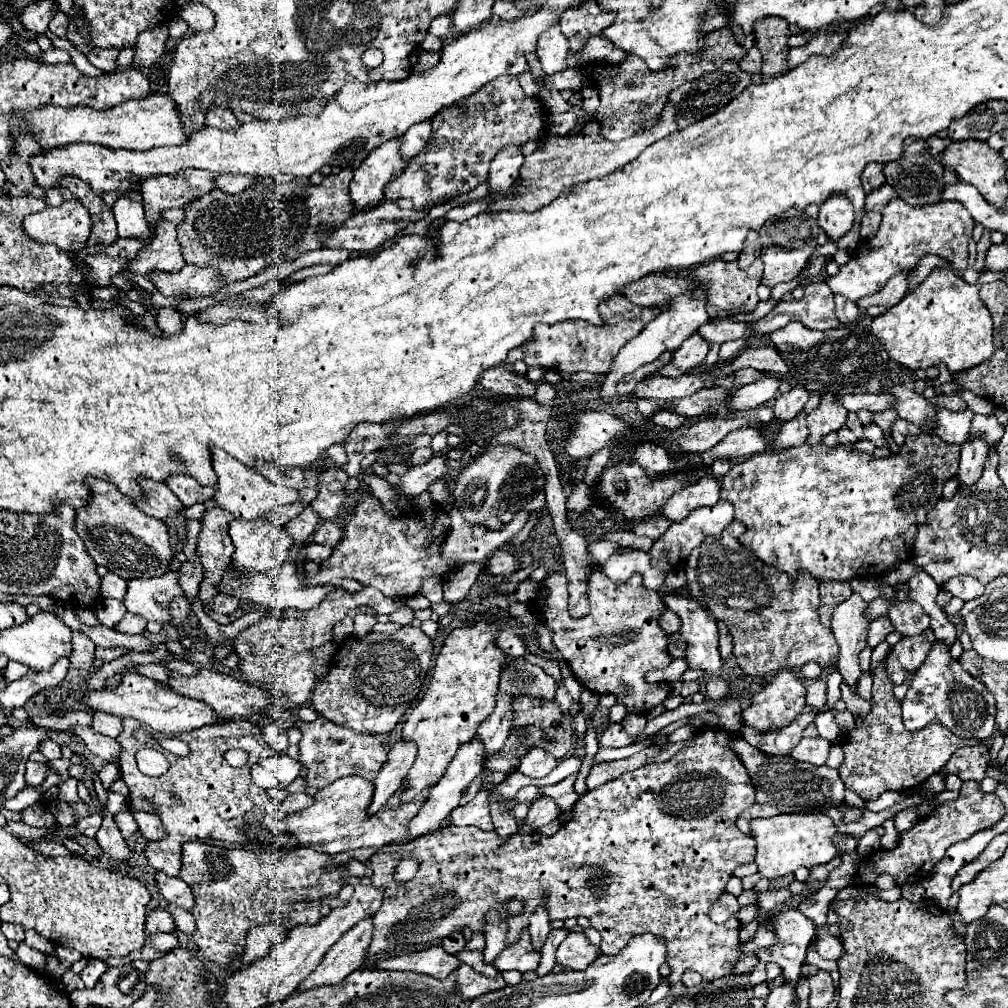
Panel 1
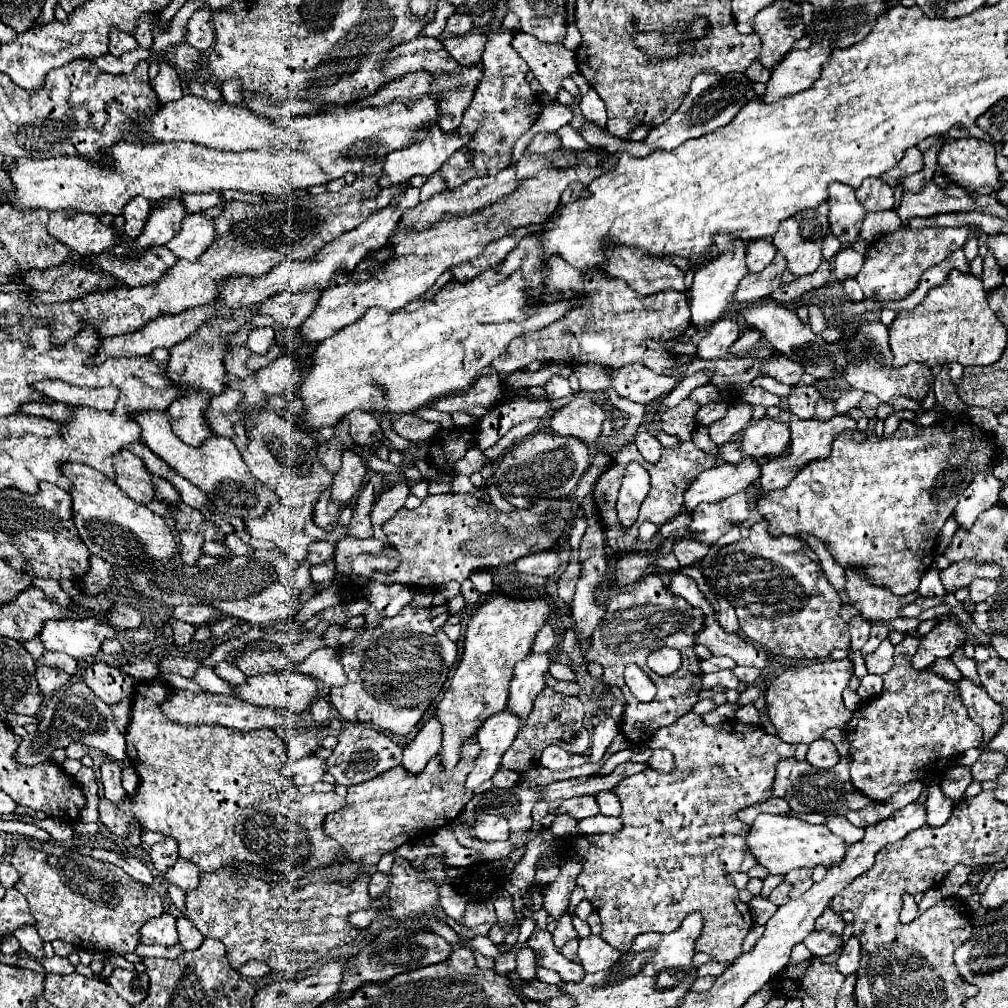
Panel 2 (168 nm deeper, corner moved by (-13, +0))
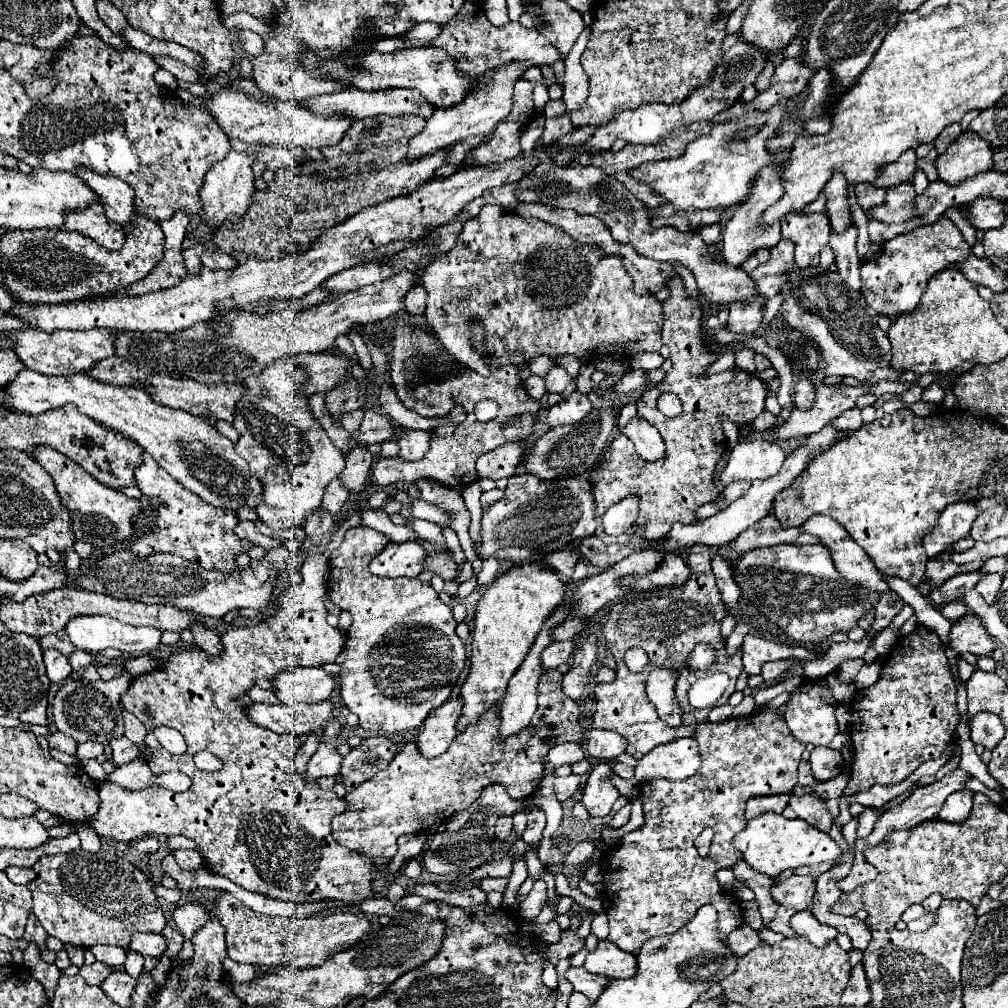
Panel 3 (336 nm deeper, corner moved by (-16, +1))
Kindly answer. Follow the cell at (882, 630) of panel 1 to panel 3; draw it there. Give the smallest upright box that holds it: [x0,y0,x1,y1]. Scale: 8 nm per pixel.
[930,572,984,604]

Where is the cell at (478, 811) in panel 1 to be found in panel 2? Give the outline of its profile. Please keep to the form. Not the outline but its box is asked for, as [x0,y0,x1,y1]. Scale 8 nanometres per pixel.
[475,815,509,841]

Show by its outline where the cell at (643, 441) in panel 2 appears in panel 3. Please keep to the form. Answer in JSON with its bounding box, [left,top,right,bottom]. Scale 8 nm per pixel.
[622,418,664,462]

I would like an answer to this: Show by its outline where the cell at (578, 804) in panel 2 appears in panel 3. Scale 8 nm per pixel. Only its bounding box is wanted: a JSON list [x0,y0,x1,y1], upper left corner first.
[582,762,620,818]

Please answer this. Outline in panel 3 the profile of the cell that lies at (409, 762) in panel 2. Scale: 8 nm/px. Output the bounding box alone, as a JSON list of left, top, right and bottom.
[416,696,462,758]

